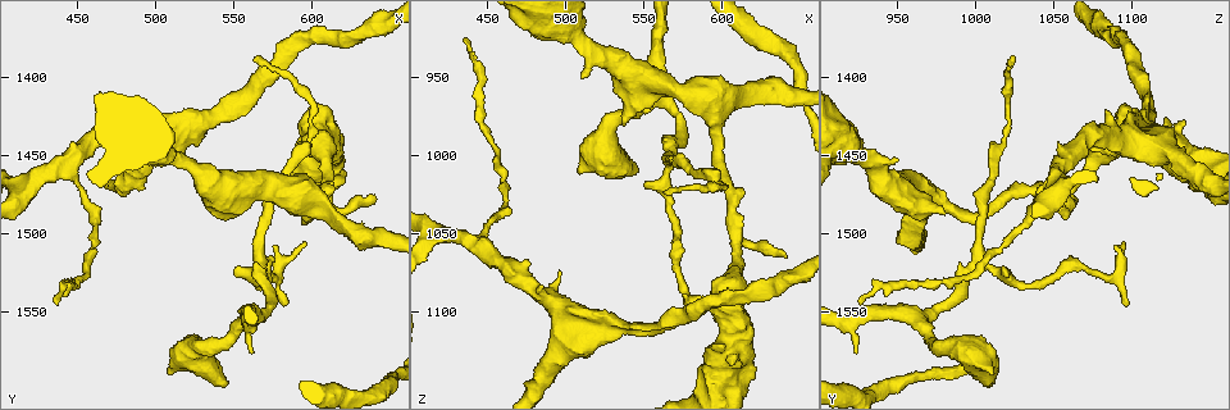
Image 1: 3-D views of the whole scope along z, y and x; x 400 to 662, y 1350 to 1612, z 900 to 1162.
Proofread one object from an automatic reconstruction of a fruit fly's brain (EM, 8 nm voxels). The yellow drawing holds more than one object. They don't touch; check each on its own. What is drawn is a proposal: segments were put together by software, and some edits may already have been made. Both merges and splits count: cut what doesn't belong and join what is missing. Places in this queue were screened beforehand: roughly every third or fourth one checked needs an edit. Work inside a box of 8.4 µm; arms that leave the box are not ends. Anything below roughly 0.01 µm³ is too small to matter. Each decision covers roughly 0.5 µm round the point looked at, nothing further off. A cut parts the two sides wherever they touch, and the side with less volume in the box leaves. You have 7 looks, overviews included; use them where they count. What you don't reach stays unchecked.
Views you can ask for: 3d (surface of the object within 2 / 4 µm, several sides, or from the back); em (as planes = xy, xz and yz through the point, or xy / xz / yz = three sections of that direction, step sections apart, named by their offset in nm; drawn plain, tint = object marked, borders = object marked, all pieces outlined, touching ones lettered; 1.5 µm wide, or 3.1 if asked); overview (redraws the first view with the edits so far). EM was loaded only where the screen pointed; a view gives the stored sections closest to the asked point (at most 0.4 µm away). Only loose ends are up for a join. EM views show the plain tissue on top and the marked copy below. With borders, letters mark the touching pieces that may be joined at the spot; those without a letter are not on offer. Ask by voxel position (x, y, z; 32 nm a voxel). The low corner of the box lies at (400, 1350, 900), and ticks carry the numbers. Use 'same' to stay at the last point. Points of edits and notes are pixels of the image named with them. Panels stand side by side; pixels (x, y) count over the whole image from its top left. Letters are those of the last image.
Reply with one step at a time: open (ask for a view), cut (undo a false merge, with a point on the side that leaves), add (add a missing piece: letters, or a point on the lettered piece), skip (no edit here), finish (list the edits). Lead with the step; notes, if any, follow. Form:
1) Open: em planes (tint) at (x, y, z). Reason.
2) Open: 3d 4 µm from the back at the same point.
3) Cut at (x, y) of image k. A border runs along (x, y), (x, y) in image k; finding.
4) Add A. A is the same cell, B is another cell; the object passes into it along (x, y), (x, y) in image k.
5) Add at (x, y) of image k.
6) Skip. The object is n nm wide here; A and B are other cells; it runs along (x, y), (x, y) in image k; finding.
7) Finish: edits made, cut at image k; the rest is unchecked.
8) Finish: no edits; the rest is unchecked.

Open: 3d 2 µm at (486, 1422, 1084). Free end.

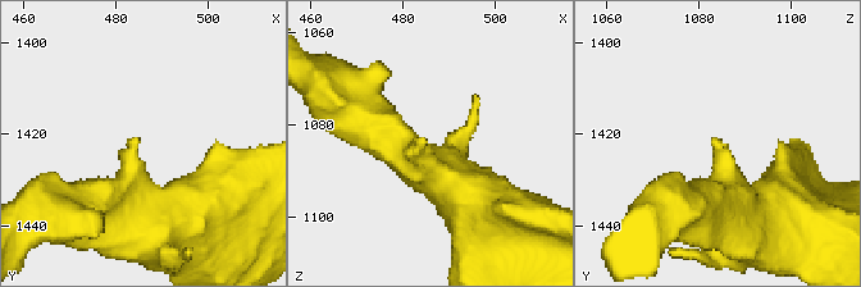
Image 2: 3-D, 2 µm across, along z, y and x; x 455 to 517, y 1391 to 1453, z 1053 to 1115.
Open: em planes (borders) at (485, 1422, 1082).

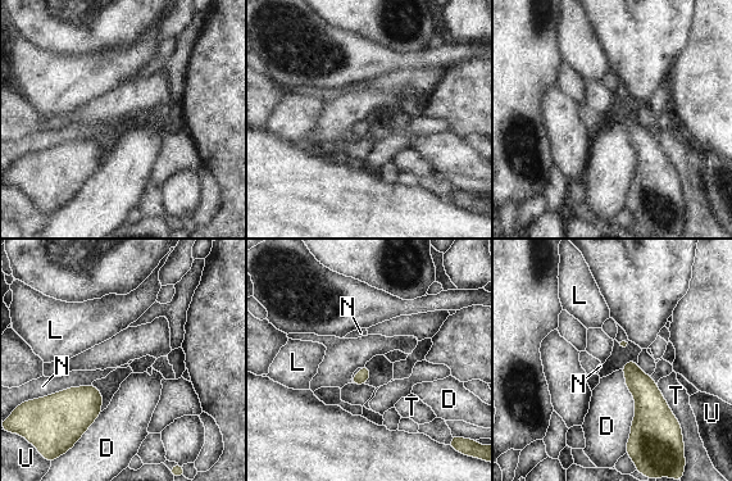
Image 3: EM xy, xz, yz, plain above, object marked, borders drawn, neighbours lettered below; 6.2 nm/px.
Skip. D, L, N, T and U are other cells; none of them fits.

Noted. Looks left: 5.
Open: em yz step 4 (borders) at (436, 1546, 928). Long arm stops here.

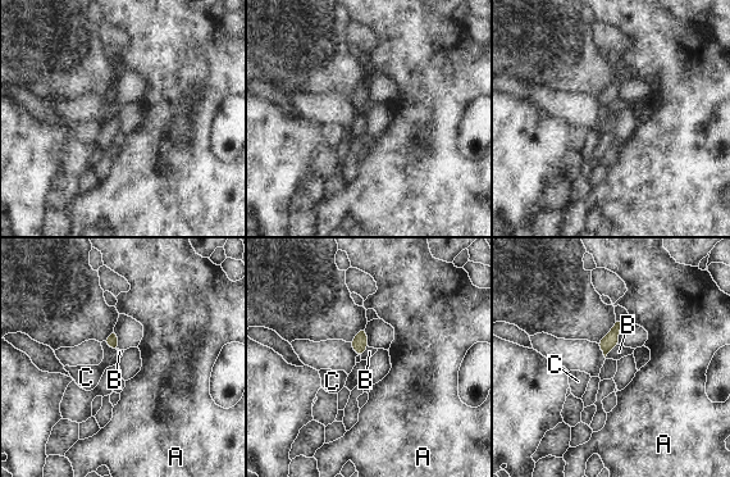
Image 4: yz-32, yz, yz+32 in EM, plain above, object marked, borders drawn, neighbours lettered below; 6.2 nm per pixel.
Skip. The longest contact is with B, 130 nm; A, B and C are other cells; a border runs along (619, 344), (605, 357) in image 4; none of them fits.

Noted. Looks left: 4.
Open: 3d 2 µm from the back at (642, 1478, 1064). Free end.

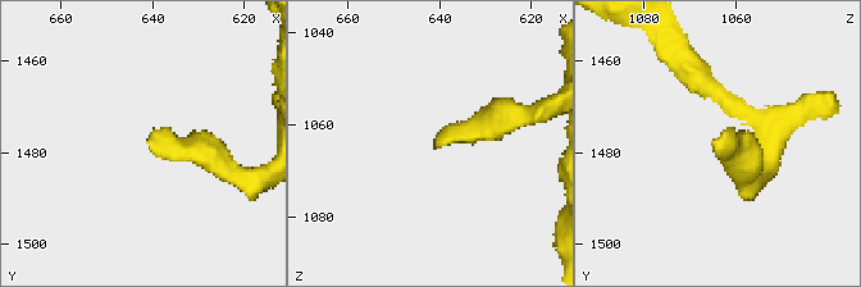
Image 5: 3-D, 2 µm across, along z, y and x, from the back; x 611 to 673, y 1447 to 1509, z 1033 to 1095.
Open: em planes (borders) at (641, 1477, 1064). Need the tissue.

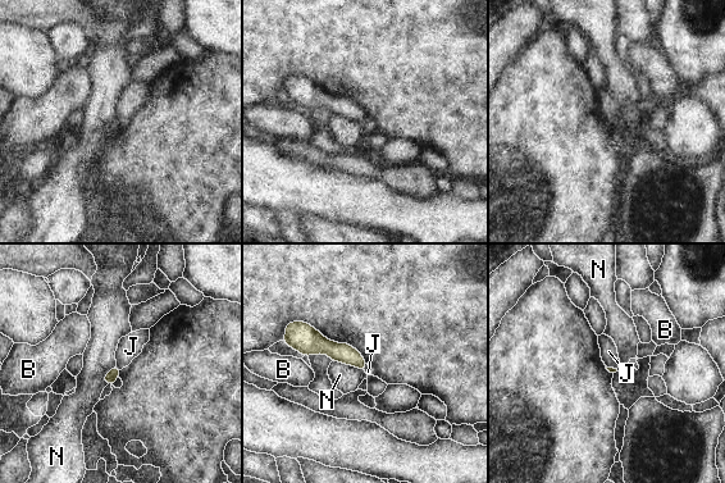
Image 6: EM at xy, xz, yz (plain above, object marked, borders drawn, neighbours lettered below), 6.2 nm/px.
Skip. B, J and N are other cells; a border runs along (117, 365), (121, 369) in image 6; none of them fits.

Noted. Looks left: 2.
Finish: no edits; the rest is unchecked.

